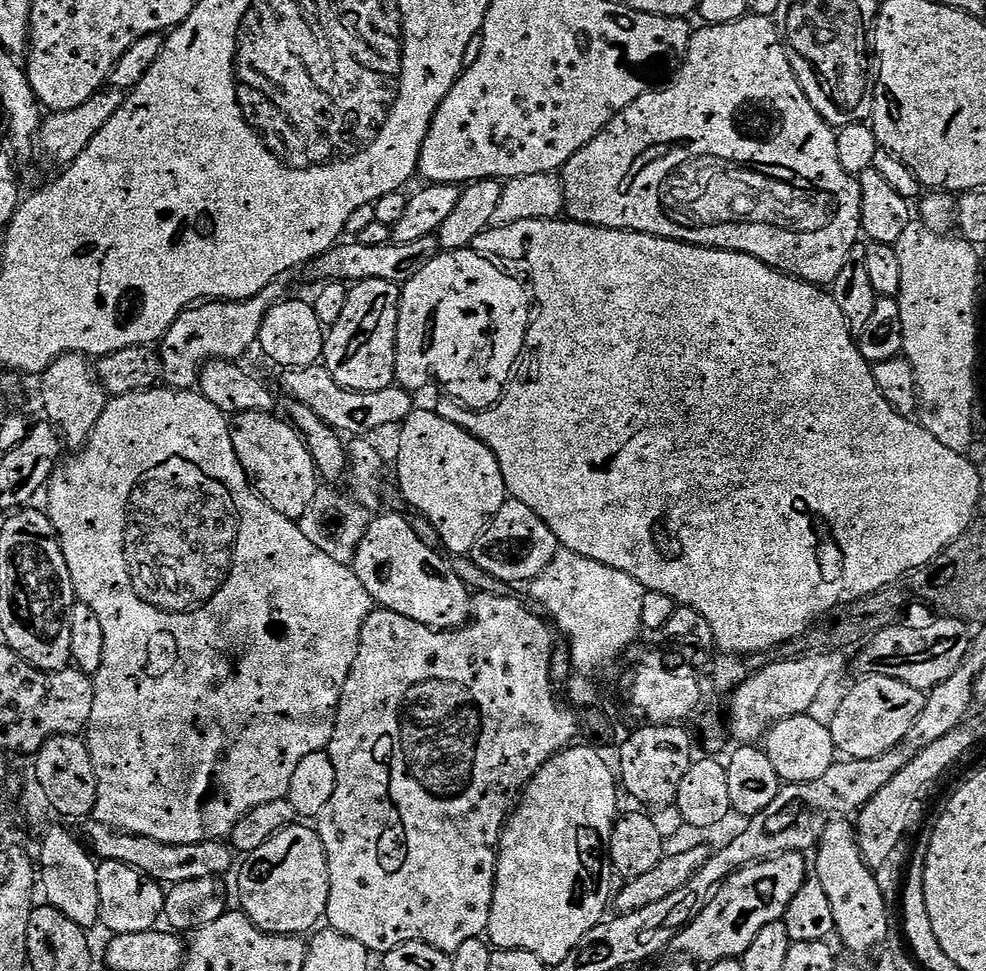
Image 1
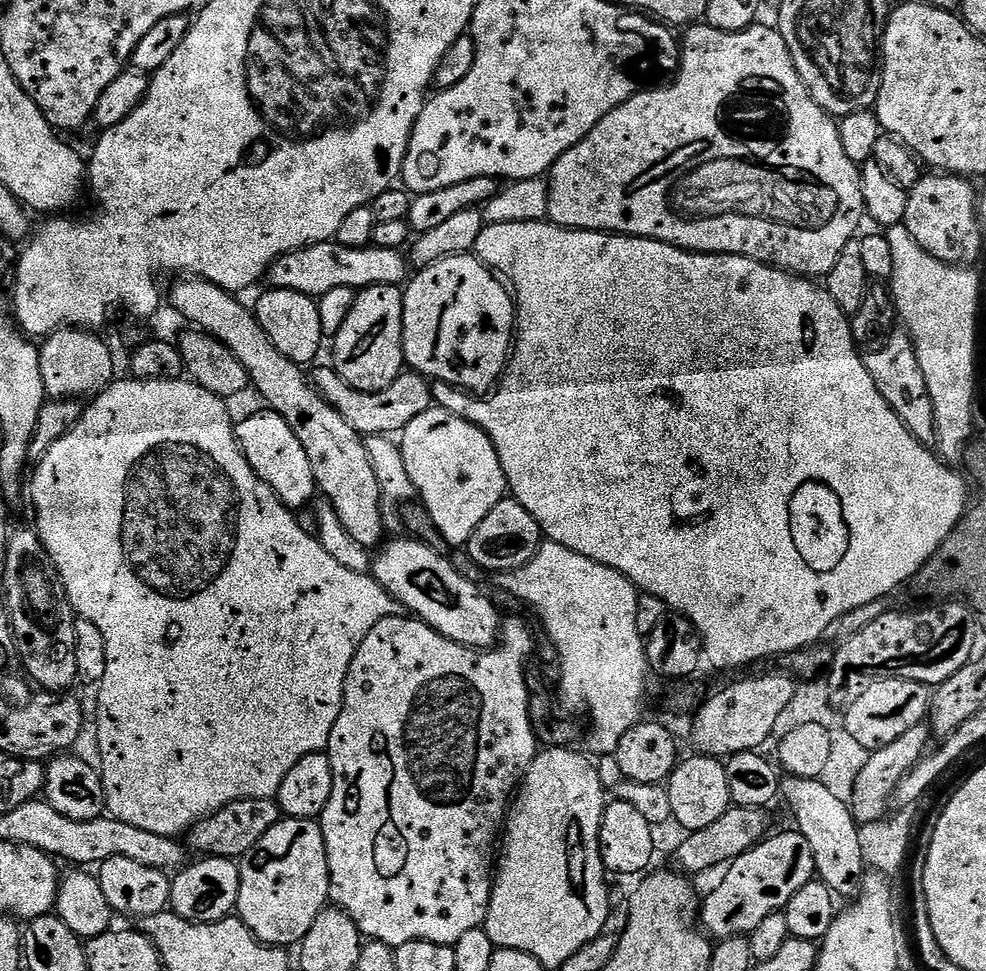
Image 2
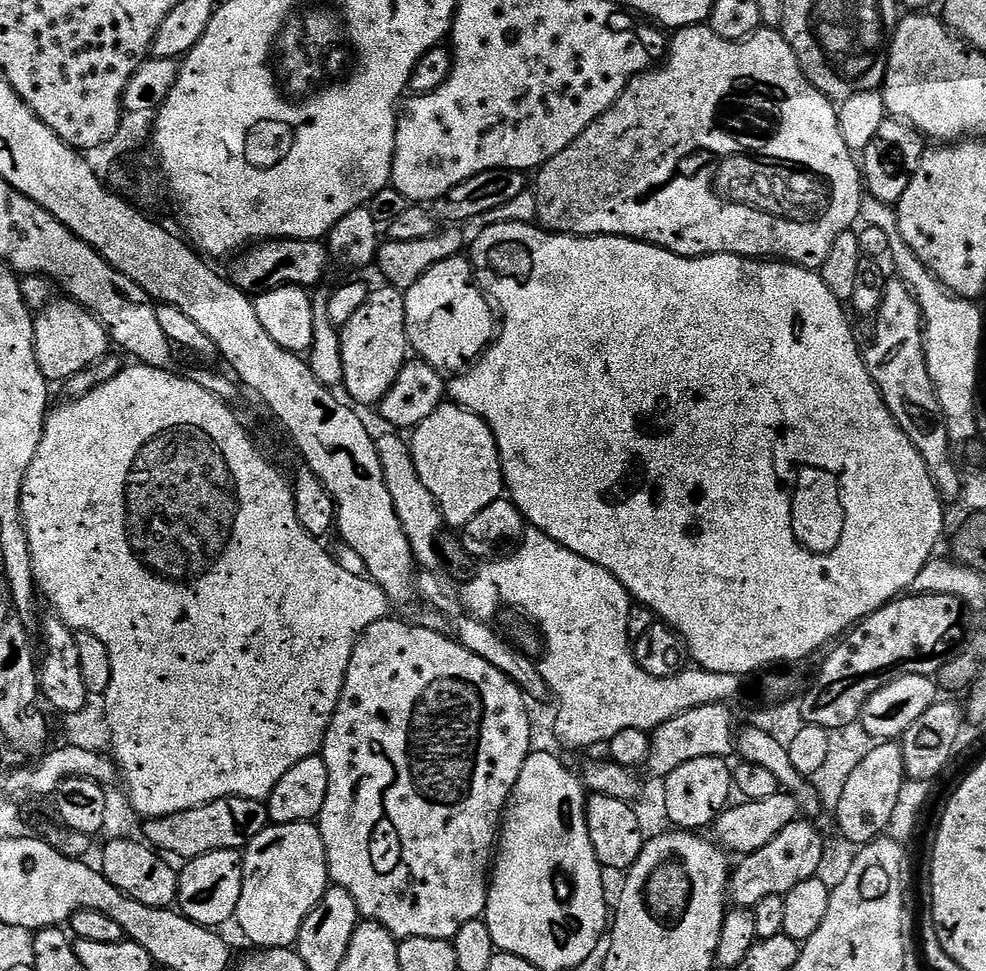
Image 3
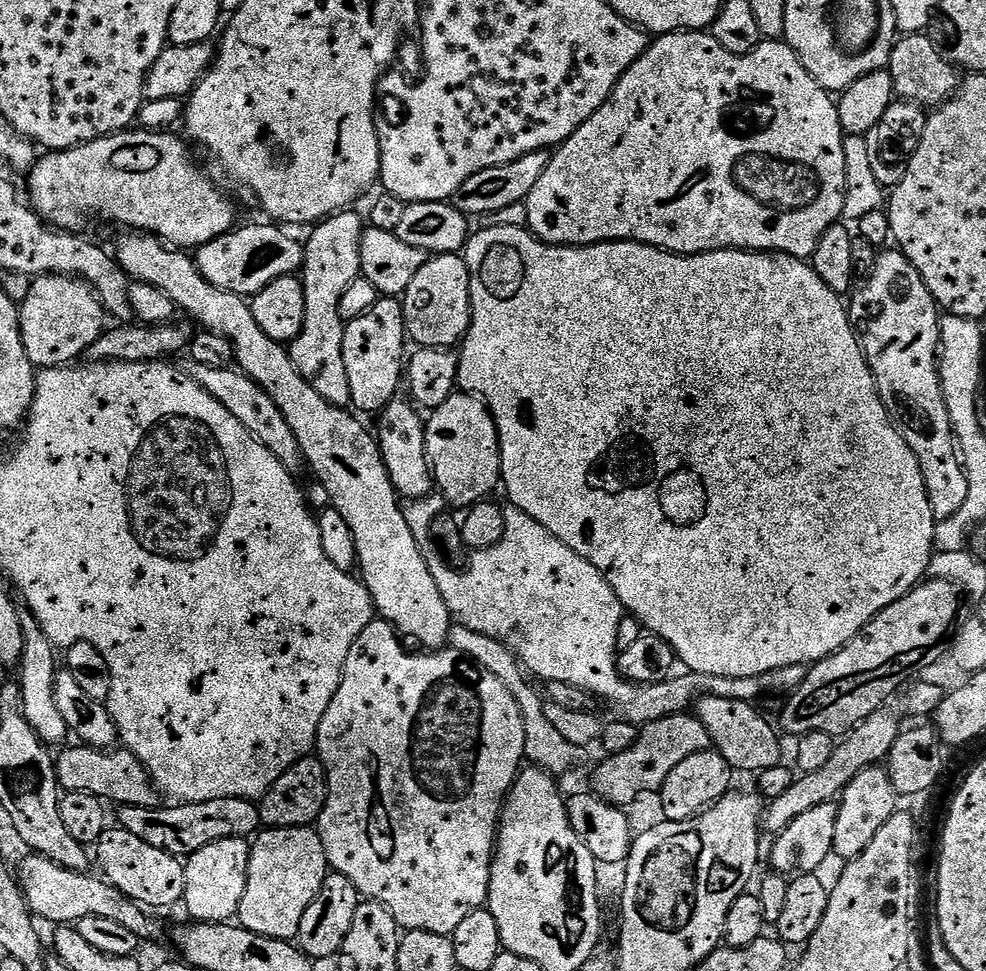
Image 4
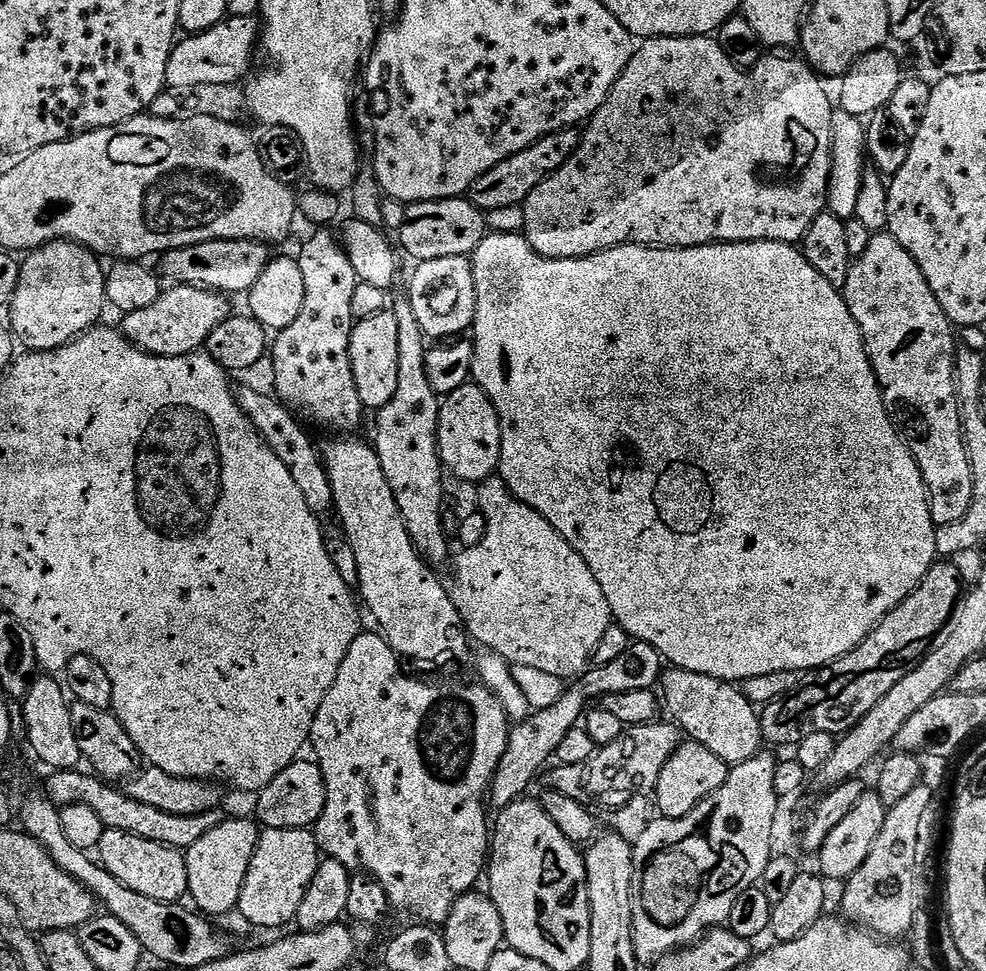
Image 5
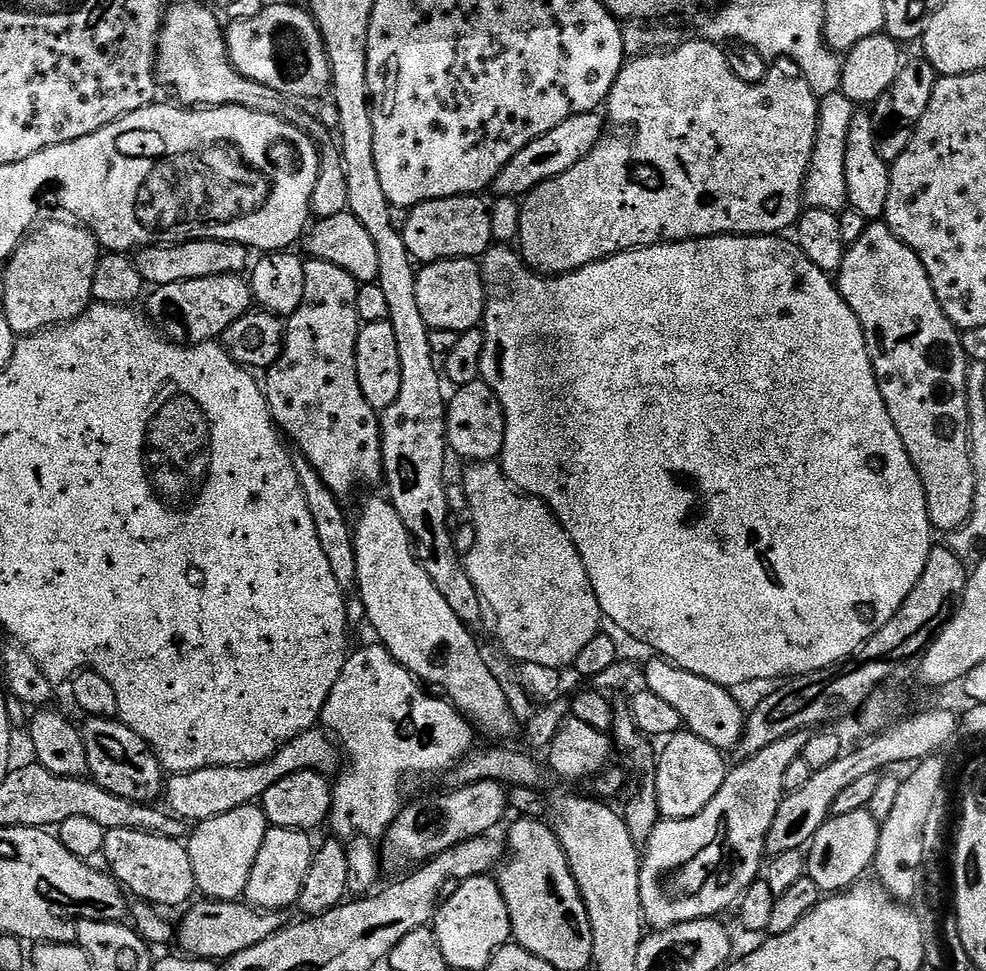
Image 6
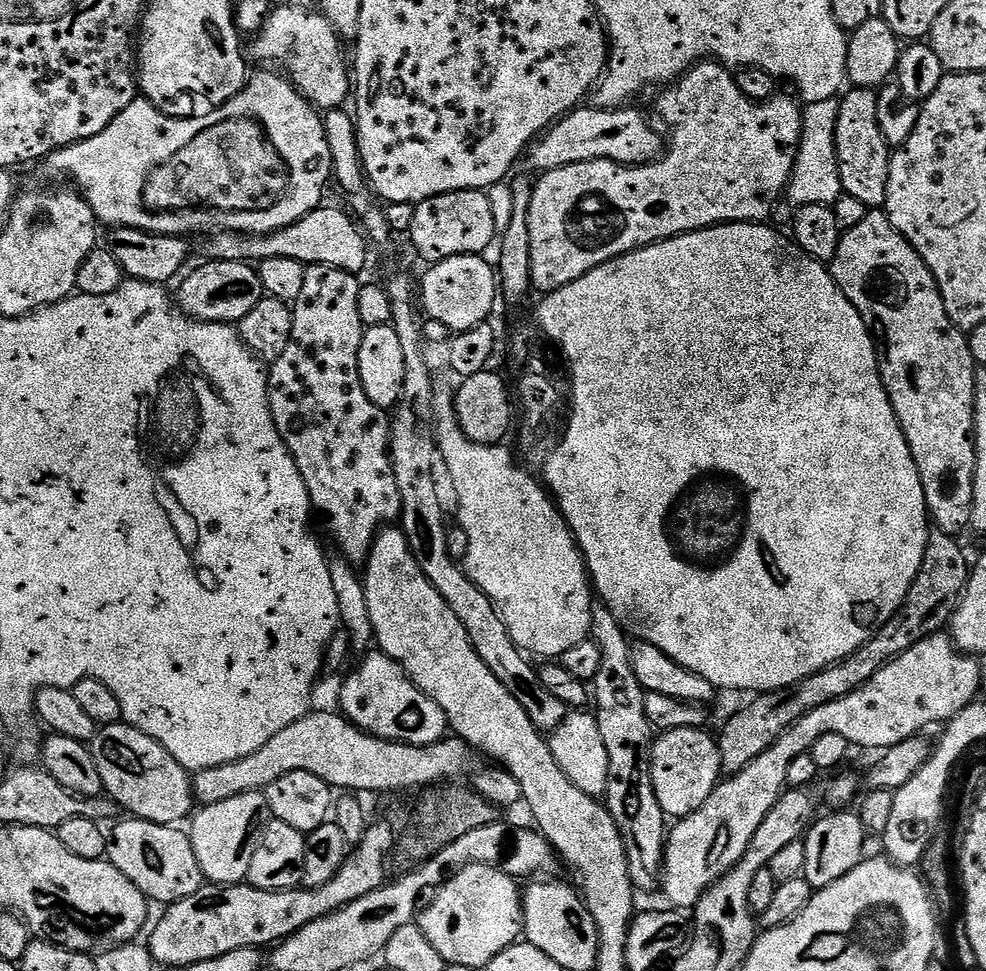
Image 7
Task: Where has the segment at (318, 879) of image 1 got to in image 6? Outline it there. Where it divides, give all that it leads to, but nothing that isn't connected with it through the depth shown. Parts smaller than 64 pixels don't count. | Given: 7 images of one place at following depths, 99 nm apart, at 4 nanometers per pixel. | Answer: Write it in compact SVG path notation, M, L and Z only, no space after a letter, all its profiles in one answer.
M269 827L262 850L258 850L258 858L254 858L243 899L251 907L265 908L268 912L288 910L291 904L293 907L299 901L302 882L306 882L306 870L310 870L314 851L312 838L309 833L293 828Z

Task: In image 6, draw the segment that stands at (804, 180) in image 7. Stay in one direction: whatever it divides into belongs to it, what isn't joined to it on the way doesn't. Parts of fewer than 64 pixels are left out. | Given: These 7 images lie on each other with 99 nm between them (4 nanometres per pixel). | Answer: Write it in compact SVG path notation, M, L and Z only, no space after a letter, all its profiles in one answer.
M841 91L819 97L819 101L818 134L804 183L804 204L810 208L830 210L839 214L849 207L846 186L846 138L850 138L850 122L854 122L858 108Z

